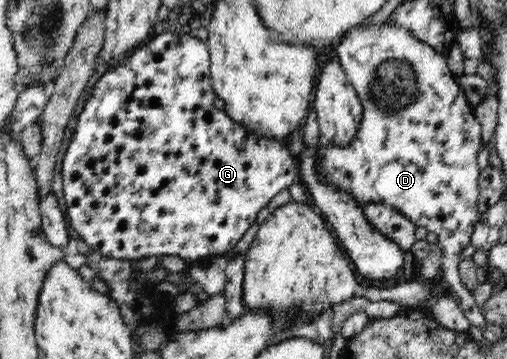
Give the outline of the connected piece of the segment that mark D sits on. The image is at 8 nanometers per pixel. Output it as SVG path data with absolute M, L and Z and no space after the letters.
M388 23L374 28L352 27L338 44L337 59L351 82L364 107L364 118L358 126L358 134L348 148L332 146L331 142L318 146L322 156L321 172L330 182L336 183L362 205L380 202L396 207L416 226L424 226L434 232L442 253L443 277L449 292L460 298L459 306L470 325L484 326L486 320L470 290L460 278L458 263L462 251L471 244L471 236L479 221L478 151L482 144L482 125L475 115L464 92L458 87L455 75L450 72L446 55L437 54L432 46L416 41L406 28Z

